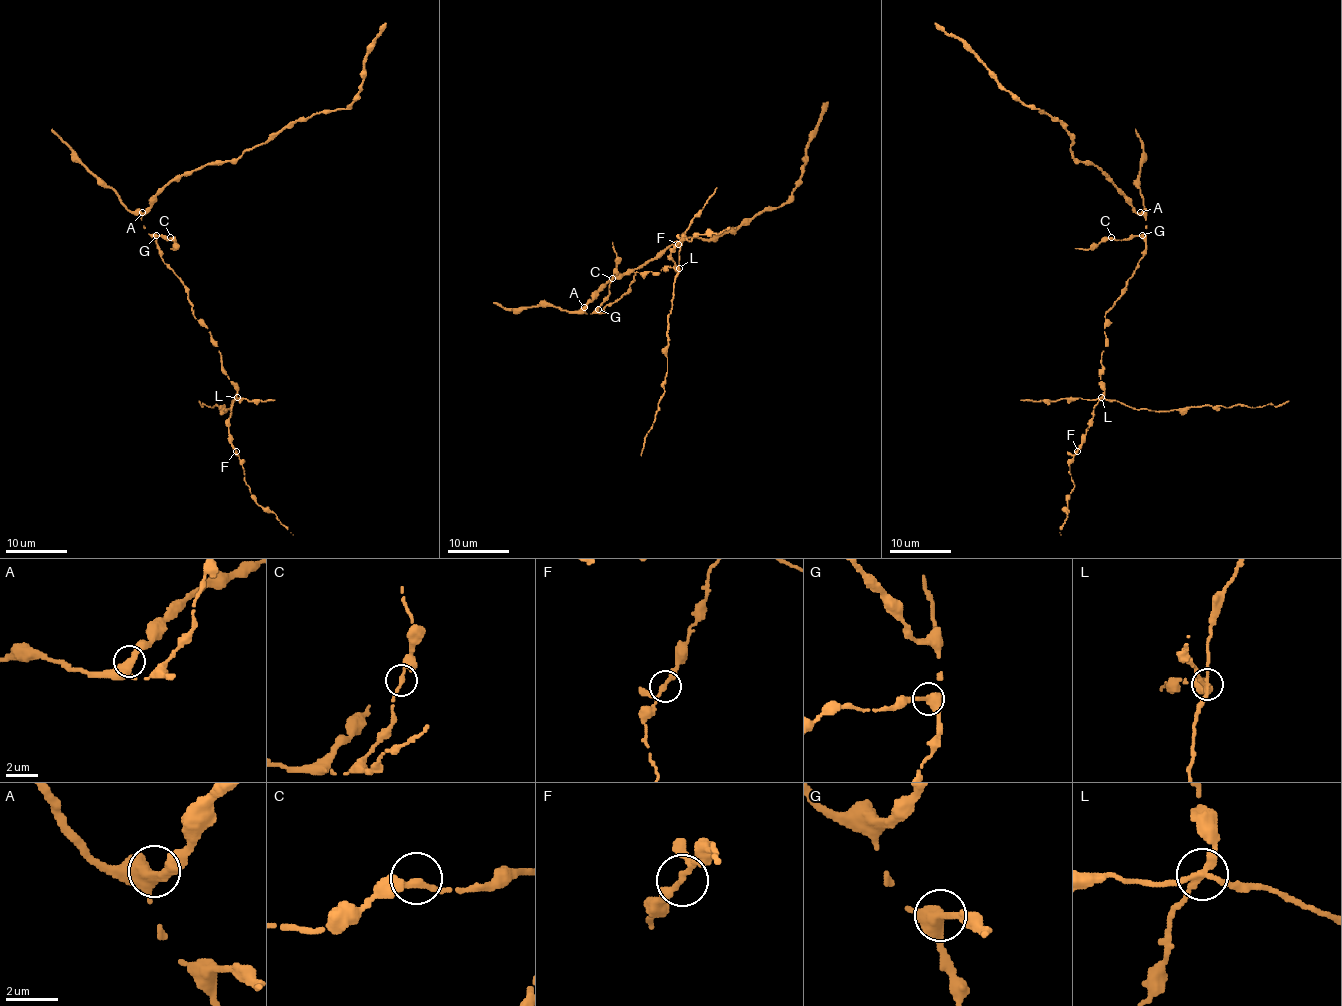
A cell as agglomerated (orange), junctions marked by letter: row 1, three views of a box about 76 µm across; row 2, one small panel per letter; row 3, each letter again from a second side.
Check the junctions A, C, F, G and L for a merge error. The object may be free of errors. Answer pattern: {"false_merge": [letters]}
{"false_merge": ["L"]}

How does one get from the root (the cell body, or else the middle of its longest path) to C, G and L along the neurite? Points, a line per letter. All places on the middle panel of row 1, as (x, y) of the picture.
C: (586, 313), (592, 313), (609, 293), (612, 278)
G: (586, 313), (594, 313), (598, 309)
L: (586, 313), (598, 313), (617, 301), (629, 289), (637, 272), (660, 273), (669, 267), (678, 272), (678, 268)

